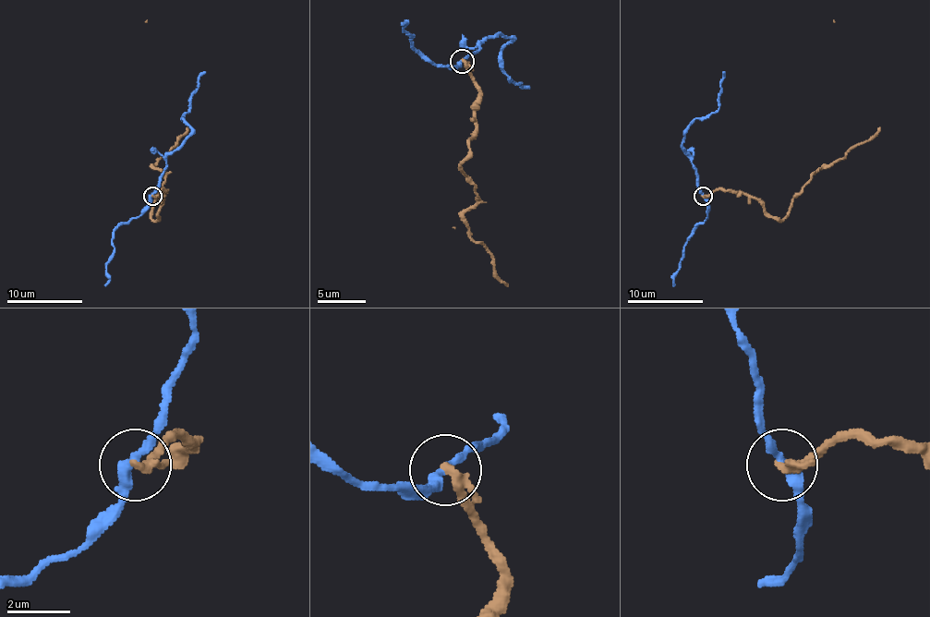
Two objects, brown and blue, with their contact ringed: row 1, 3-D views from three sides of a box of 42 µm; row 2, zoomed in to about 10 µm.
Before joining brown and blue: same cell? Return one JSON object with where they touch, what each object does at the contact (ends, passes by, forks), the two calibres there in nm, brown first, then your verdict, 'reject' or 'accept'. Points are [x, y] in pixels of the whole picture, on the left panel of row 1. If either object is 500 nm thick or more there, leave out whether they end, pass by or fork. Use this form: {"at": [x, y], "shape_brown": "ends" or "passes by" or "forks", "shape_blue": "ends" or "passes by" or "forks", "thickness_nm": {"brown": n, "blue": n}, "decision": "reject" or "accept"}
{"at": [152, 196], "shape_brown": "ends", "shape_blue": "passes by", "thickness_nm": {"brown": 320, "blue": 320}, "decision": "reject"}

